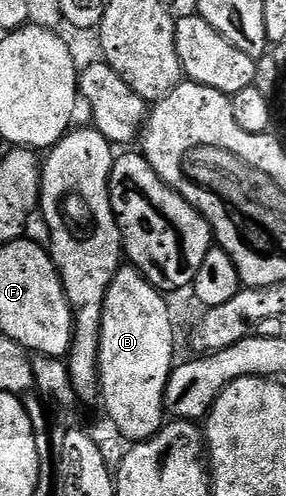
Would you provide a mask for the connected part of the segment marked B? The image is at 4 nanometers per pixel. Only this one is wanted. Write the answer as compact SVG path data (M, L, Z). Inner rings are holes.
M121 267L106 292L102 307L101 342L98 345L97 376L99 401L105 404L104 416L110 417L126 442L136 443L155 436L166 420L165 388L175 364L173 332L166 294L153 286L138 269Z

